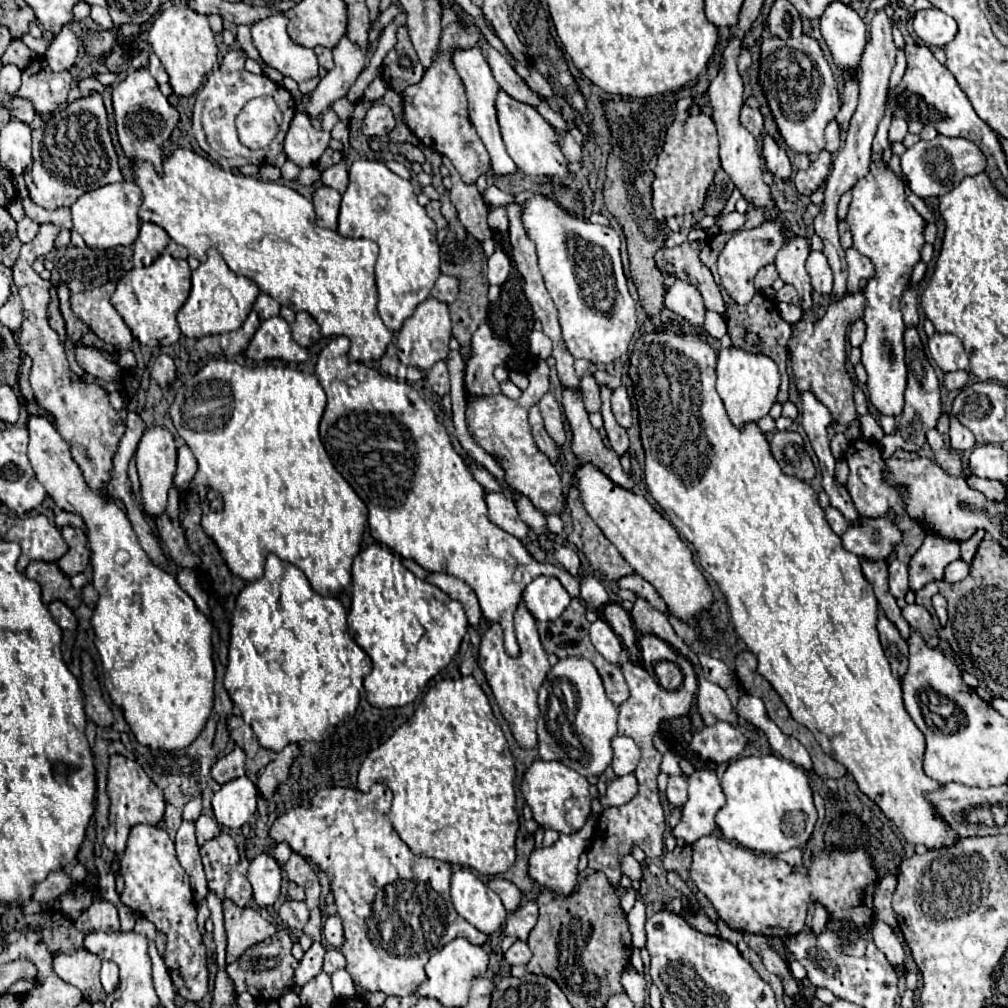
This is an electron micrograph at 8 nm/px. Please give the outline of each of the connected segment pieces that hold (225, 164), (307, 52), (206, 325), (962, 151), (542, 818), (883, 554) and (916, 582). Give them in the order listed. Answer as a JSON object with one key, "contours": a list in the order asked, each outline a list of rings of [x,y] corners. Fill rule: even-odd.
{"contours":[[[[234,49],[224,57],[219,71],[208,77],[207,83],[198,93],[196,105],[194,105],[194,135],[196,135],[198,143],[202,145],[202,149],[208,153],[208,157],[212,161],[218,161],[216,163],[224,170],[240,168],[246,163],[282,167],[286,161],[286,155],[282,151],[282,141],[284,141],[288,125],[294,117],[294,99],[292,99],[290,91],[286,91],[282,85],[270,81],[266,75],[248,73],[244,69],[244,61],[246,61],[246,53],[242,49]],[[262,95],[274,97],[274,101],[278,103],[278,107],[284,115],[284,121],[280,125],[280,133],[274,137],[274,141],[270,145],[260,147],[260,149],[250,149],[250,147],[244,147],[246,145],[240,143],[234,121],[236,121],[236,115],[246,105],[246,101],[250,101],[254,97],[262,97]]],[[[284,15],[268,17],[252,25],[254,47],[266,65],[278,69],[282,75],[294,79],[296,83],[312,79],[318,75],[318,59],[312,49],[292,43],[286,33],[288,19]]],[[[208,249],[208,259],[200,263],[196,271],[192,271],[190,297],[178,311],[178,325],[182,333],[192,339],[200,339],[206,335],[216,335],[216,333],[230,333],[244,323],[258,293],[260,289],[252,279],[230,271],[224,259],[218,255],[218,251]]],[[[938,135],[932,141],[918,141],[910,149],[906,149],[906,153],[902,155],[902,173],[908,179],[908,187],[914,195],[922,199],[940,197],[948,193],[966,175],[976,175],[984,171],[984,165],[986,165],[986,157],[982,155],[982,151],[972,141],[962,137],[950,139],[950,137]]],[[[534,761],[530,765],[530,769],[524,773],[522,779],[522,797],[526,799],[526,803],[532,809],[534,821],[544,827],[544,829],[554,829],[558,833],[576,833],[578,829],[584,827],[586,817],[590,815],[590,795],[588,795],[588,787],[590,783],[586,781],[586,777],[582,777],[580,773],[572,771],[570,767],[566,767],[560,761]],[[572,799],[574,805],[572,809],[566,807],[566,801]]],[[[892,517],[860,519],[860,527],[848,527],[842,535],[842,545],[866,559],[886,559],[892,553],[894,543],[900,541],[900,531],[892,523]]],[[[928,533],[924,545],[916,551],[910,561],[910,587],[912,591],[922,589],[926,583],[938,581],[944,577],[944,569],[960,559],[960,543],[942,539],[934,533]]]]}

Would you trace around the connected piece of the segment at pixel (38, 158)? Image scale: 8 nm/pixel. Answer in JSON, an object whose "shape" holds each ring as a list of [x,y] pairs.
{"shape":[[[100,93],[80,97],[66,109],[52,113],[38,129],[32,131],[32,139],[34,163],[24,177],[30,189],[30,199],[42,209],[70,207],[80,195],[124,179],[108,133],[108,119]]]}

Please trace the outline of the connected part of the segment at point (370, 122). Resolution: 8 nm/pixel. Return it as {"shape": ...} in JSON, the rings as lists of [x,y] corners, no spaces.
{"shape":[[[375,102],[362,123],[364,135],[388,135],[395,128],[396,120],[390,107]]]}

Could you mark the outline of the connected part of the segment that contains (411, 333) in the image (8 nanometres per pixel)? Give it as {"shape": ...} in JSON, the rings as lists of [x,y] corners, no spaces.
{"shape":[[[428,297],[426,301],[422,301],[414,315],[408,317],[404,321],[404,325],[400,327],[398,335],[396,335],[396,345],[398,345],[398,357],[402,363],[418,367],[422,371],[430,369],[436,361],[446,359],[448,355],[448,341],[452,335],[452,319],[450,319],[450,311],[448,305],[444,301],[438,301],[434,297]]]}

